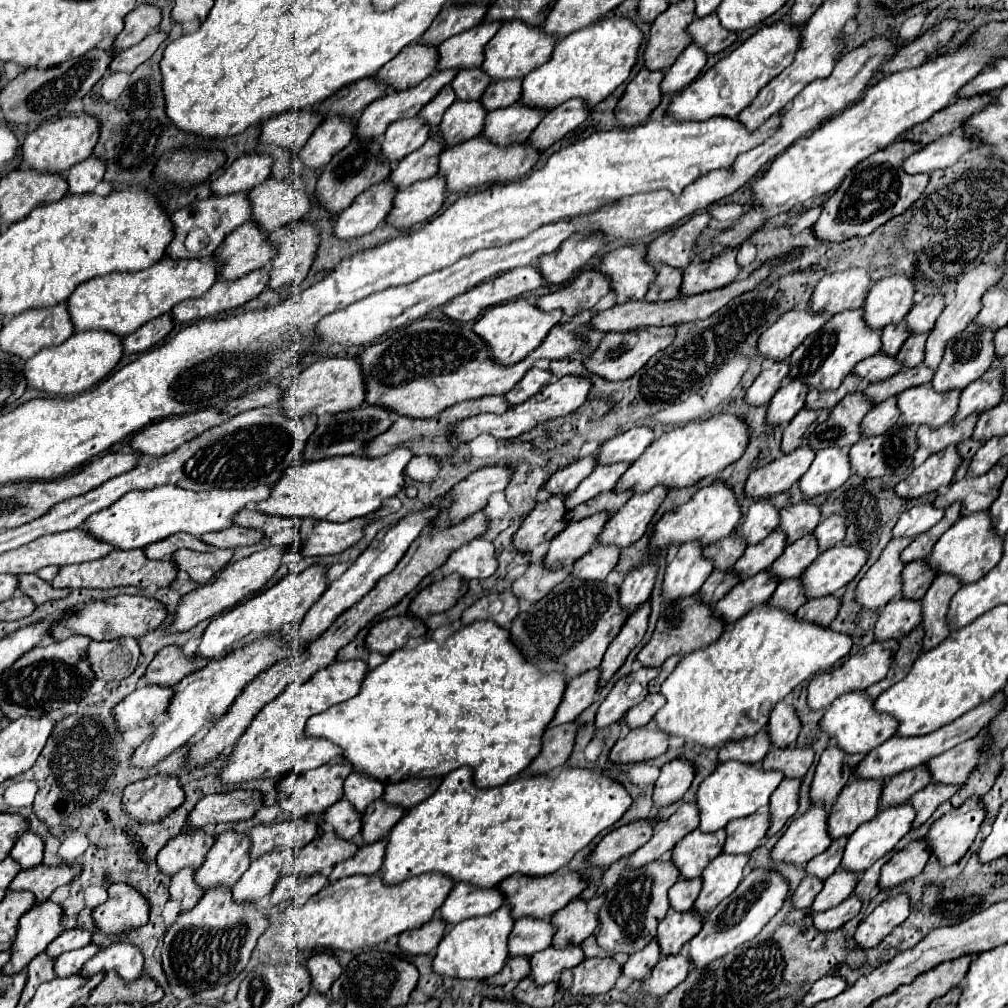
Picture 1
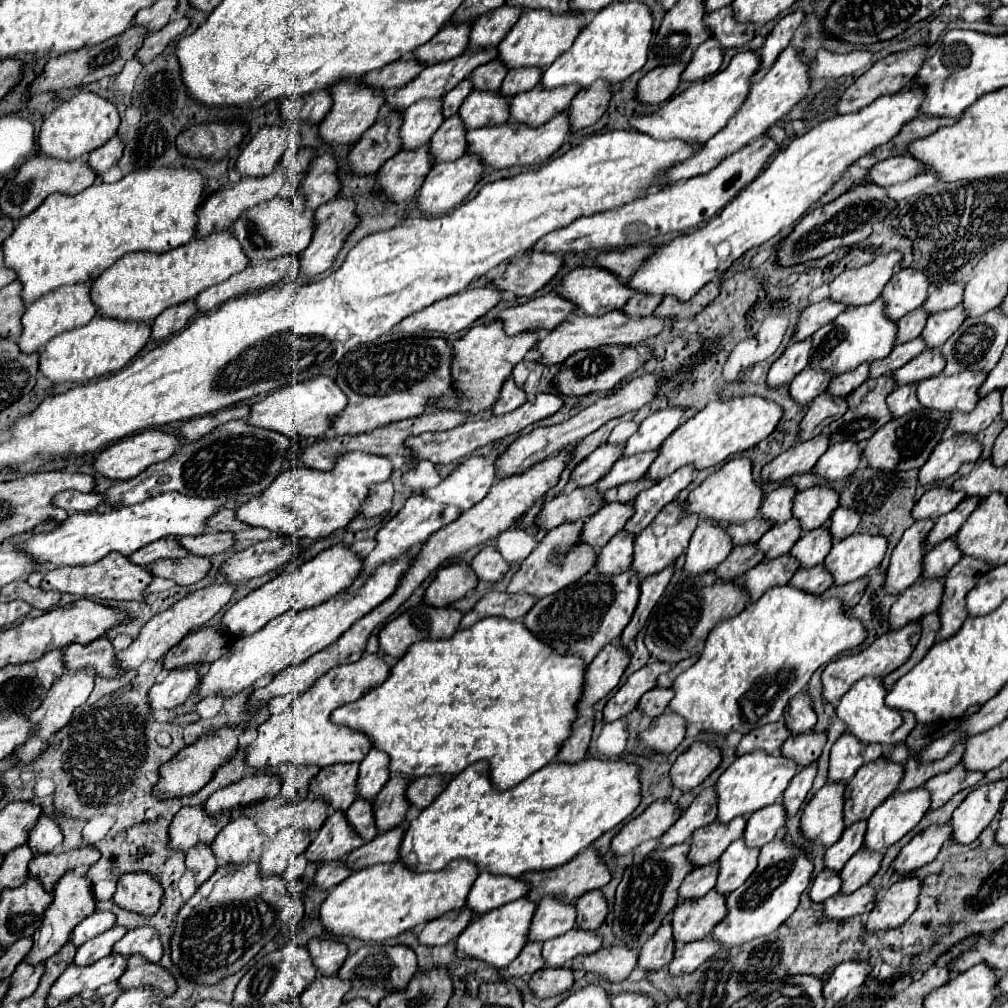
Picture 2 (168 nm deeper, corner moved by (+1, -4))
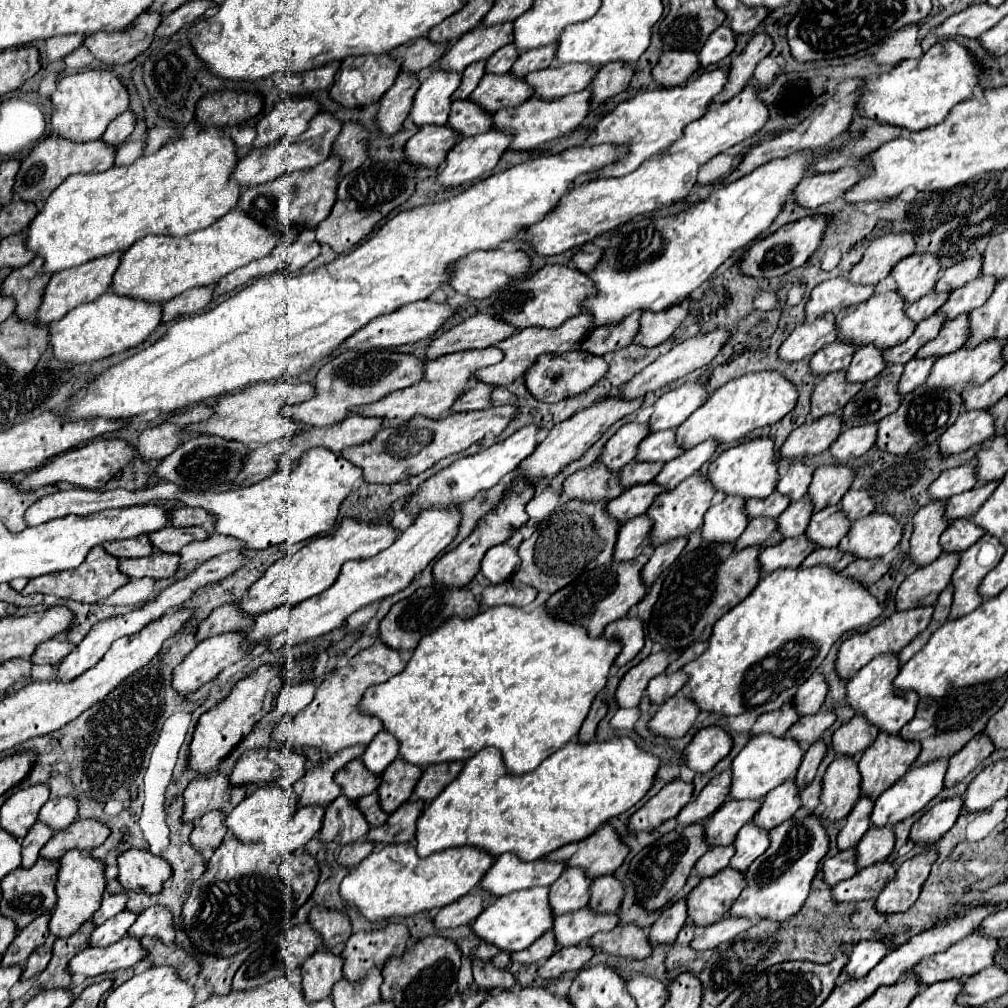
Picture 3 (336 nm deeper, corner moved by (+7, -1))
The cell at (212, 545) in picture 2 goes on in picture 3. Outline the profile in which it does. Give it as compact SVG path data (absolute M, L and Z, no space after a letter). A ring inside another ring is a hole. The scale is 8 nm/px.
M164 527L162 531L154 531L148 535L150 543L154 545L154 549L164 551L164 553L178 553L184 545L192 543L192 541L204 541L208 537L208 533L204 531L204 527Z

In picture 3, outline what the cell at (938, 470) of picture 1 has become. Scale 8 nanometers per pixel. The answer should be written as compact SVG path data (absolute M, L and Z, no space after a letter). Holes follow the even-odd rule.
M964 411L956 423L940 437L940 451L944 455L962 453L972 445L984 443L994 435L994 417L986 411Z

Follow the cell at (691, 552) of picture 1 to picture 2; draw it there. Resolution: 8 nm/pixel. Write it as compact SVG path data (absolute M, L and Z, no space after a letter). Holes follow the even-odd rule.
M700 520L694 530L682 572L686 576L700 576L714 570L732 550L726 530L710 520Z

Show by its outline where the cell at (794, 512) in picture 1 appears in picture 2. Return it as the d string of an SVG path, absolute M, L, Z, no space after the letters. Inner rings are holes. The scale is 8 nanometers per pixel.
M814 486L794 496L792 516L804 532L822 526L838 506L838 494L824 486Z

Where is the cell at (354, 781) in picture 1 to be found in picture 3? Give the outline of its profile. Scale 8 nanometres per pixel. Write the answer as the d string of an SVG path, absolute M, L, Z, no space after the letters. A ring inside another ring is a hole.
M380 731L368 745L366 753L362 755L362 761L366 761L366 767L370 771L382 775L382 771L398 757L398 749L400 749L398 739L388 731Z

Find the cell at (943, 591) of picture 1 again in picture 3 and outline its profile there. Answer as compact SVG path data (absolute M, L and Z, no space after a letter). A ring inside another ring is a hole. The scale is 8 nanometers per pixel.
M984 535L978 543L974 543L970 549L966 549L960 557L960 563L958 563L958 569L954 571L952 575L952 585L954 585L954 605L952 605L952 615L950 619L956 619L960 615L966 615L966 613L972 613L978 605L982 605L982 595L978 593L978 587L982 583L982 579L986 577L986 573L992 569L992 567L980 567L980 575L978 575L978 551L982 547L982 543L986 541L992 541L998 549L998 561L1002 559L1002 555L1006 553L1006 547L994 539L992 535Z

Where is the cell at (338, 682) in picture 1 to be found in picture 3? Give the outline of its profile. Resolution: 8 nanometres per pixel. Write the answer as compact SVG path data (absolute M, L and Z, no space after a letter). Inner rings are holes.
M374 643L372 647L360 651L356 657L350 659L350 663L342 669L338 669L330 679L326 679L312 699L292 723L288 725L276 725L272 739L276 743L288 743L294 747L318 747L328 755L334 755L342 751L344 747L352 745L368 745L376 733L384 729L382 721L374 715L364 715L360 709L362 695L368 687L388 681L390 677L398 675L406 667L406 661L400 659L400 651L394 651L386 647L384 643Z

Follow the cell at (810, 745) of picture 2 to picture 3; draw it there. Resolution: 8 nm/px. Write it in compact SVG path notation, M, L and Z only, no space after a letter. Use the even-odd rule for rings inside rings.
M822 709L814 715L800 717L798 723L794 723L794 727L790 727L788 735L792 739L796 739L798 743L814 743L834 721L836 721L836 713Z

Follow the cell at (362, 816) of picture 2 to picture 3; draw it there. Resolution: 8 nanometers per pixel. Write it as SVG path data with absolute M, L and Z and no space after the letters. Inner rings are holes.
M376 793L364 795L362 799L358 799L358 809L364 813L366 821L372 827L378 827L378 825L382 825L388 819L386 811L382 811L382 807L380 807L380 797Z

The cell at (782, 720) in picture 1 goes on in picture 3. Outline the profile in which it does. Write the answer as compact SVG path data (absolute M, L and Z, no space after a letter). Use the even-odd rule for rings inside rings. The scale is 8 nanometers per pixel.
M816 671L800 689L798 695L794 697L794 705L798 707L800 715L808 713L818 713L824 699L828 695L828 683L820 671Z

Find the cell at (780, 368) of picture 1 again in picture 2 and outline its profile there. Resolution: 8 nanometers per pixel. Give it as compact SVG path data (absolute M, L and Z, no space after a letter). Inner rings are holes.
M810 340L802 342L792 342L784 354L772 364L768 372L768 386L778 388L782 384L788 384L798 372L802 372L808 366L810 358Z

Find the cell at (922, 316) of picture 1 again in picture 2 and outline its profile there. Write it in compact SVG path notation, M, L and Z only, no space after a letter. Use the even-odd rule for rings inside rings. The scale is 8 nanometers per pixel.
M944 284L940 286L938 290L934 290L926 302L922 304L922 310L932 316L932 314L938 314L938 312L944 312L944 310L950 310L954 306L960 304L960 298L962 298L962 284Z

